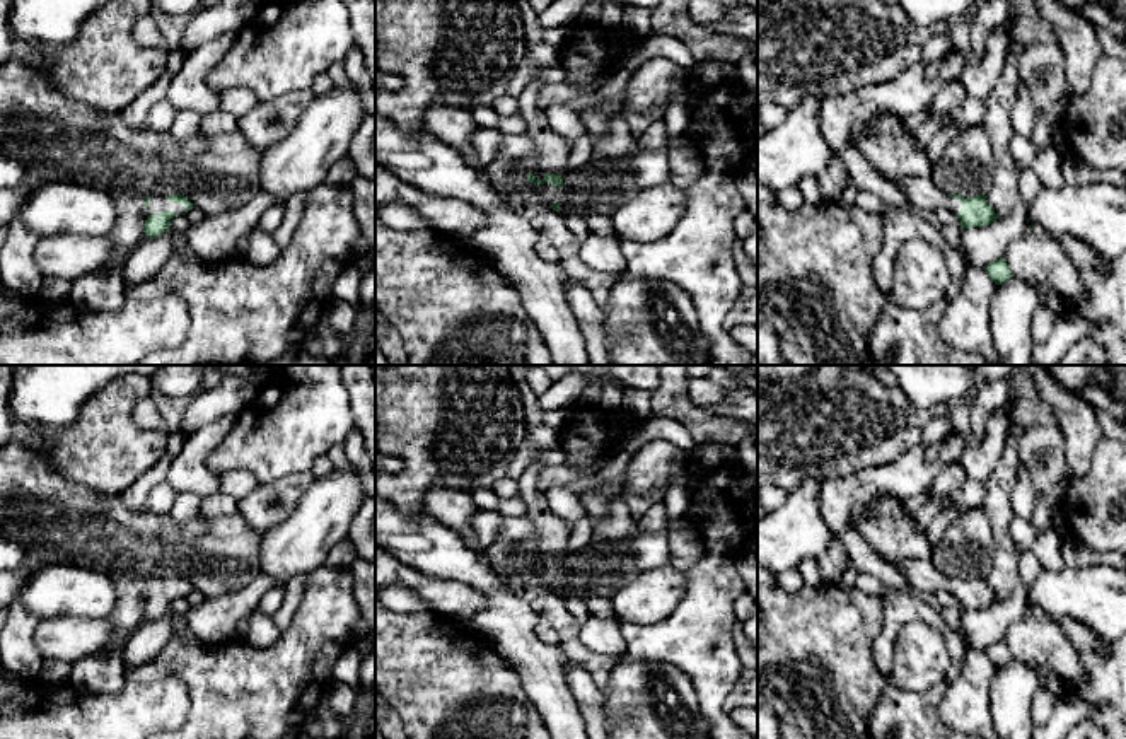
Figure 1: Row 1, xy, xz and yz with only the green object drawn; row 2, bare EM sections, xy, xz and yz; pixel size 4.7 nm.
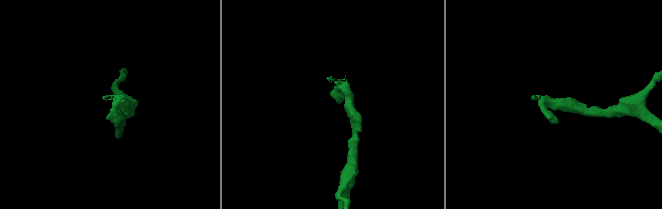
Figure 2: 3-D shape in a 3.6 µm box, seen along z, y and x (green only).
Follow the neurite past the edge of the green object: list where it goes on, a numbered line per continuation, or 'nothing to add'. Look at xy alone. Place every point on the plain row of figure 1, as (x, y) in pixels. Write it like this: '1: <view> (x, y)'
1: xy (157, 586)

